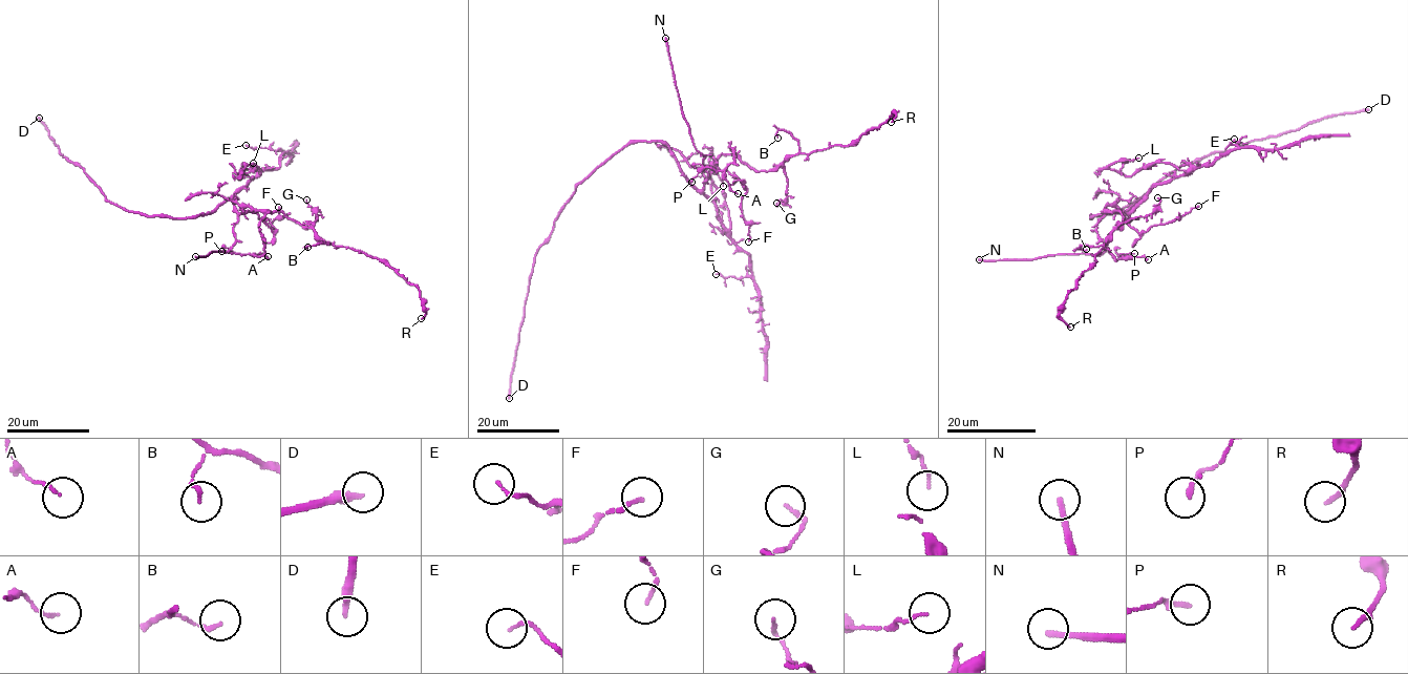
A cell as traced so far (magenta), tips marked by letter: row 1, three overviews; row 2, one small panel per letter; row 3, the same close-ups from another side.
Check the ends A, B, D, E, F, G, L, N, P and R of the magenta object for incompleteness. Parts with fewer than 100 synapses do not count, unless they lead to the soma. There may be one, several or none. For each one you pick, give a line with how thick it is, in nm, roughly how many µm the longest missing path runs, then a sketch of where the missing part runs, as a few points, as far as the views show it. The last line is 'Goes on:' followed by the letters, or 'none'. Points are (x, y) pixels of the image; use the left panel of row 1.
D: 280 nm thick; about 160 µm are missing; missing branch runs (39, 118), (30, 110), (57, 117), (76, 101), (94, 98), (102, 85), (99, 72), (88, 70), (90, 75)
N: 190 nm thick; about 50 µm are missing; missing branch runs (195, 256), (182, 261), (200, 277), (234, 271), (257, 259)
Goes on: D, N

